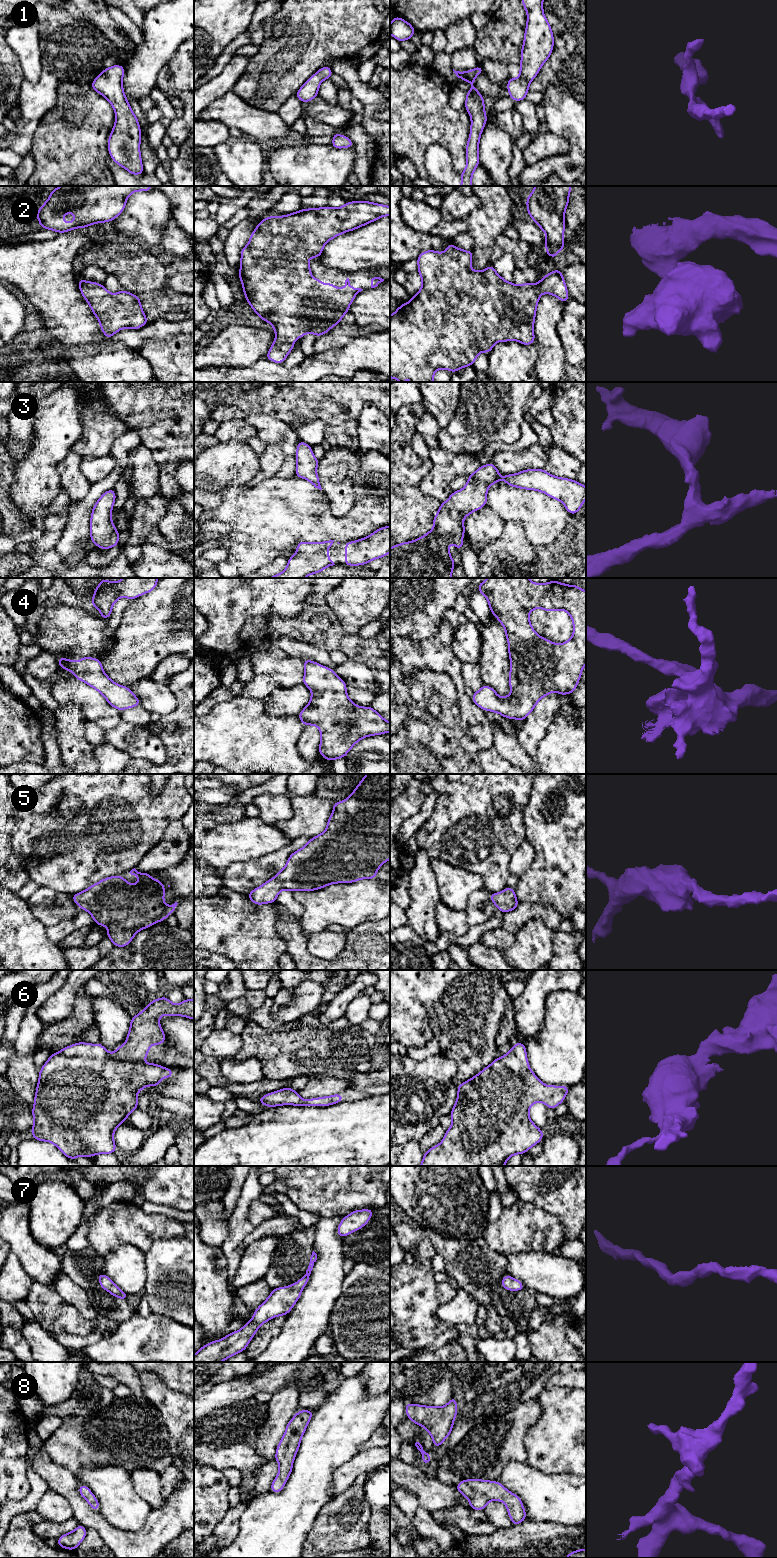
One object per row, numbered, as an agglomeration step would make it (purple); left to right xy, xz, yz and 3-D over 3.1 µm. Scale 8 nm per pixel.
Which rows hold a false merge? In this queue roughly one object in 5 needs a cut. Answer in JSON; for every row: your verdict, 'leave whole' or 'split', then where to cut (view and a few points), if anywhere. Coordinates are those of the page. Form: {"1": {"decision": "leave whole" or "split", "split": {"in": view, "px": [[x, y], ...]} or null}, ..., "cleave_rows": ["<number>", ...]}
{"1": {"decision": "leave whole", "split": null}, "2": {"decision": "leave whole", "split": null}, "3": {"decision": "leave whole", "split": null}, "4": {"decision": "leave whole", "split": null}, "5": {"decision": "leave whole", "split": null}, "6": {"decision": "leave whole", "split": null}, "7": {"decision": "leave whole", "split": null}, "8": {"decision": "leave whole", "split": null}, "cleave_rows": []}

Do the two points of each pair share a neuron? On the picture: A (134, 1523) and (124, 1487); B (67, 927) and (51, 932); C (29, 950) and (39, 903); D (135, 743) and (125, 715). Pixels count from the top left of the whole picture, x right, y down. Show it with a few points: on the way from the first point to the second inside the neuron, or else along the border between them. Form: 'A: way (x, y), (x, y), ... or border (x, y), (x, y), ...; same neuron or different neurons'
A: way (130, 1514), (124, 1508), (124, 1496); same neuron
B: way (63, 928), (55, 932); same neuron
C: border (25, 901), (29, 910), (46, 927); different neurons
D: border (121, 720), (144, 726); different neurons

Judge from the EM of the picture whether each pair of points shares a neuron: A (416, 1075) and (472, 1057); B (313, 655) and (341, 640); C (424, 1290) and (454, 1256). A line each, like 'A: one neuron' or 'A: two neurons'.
A: two neurons
B: two neurons
C: two neurons

